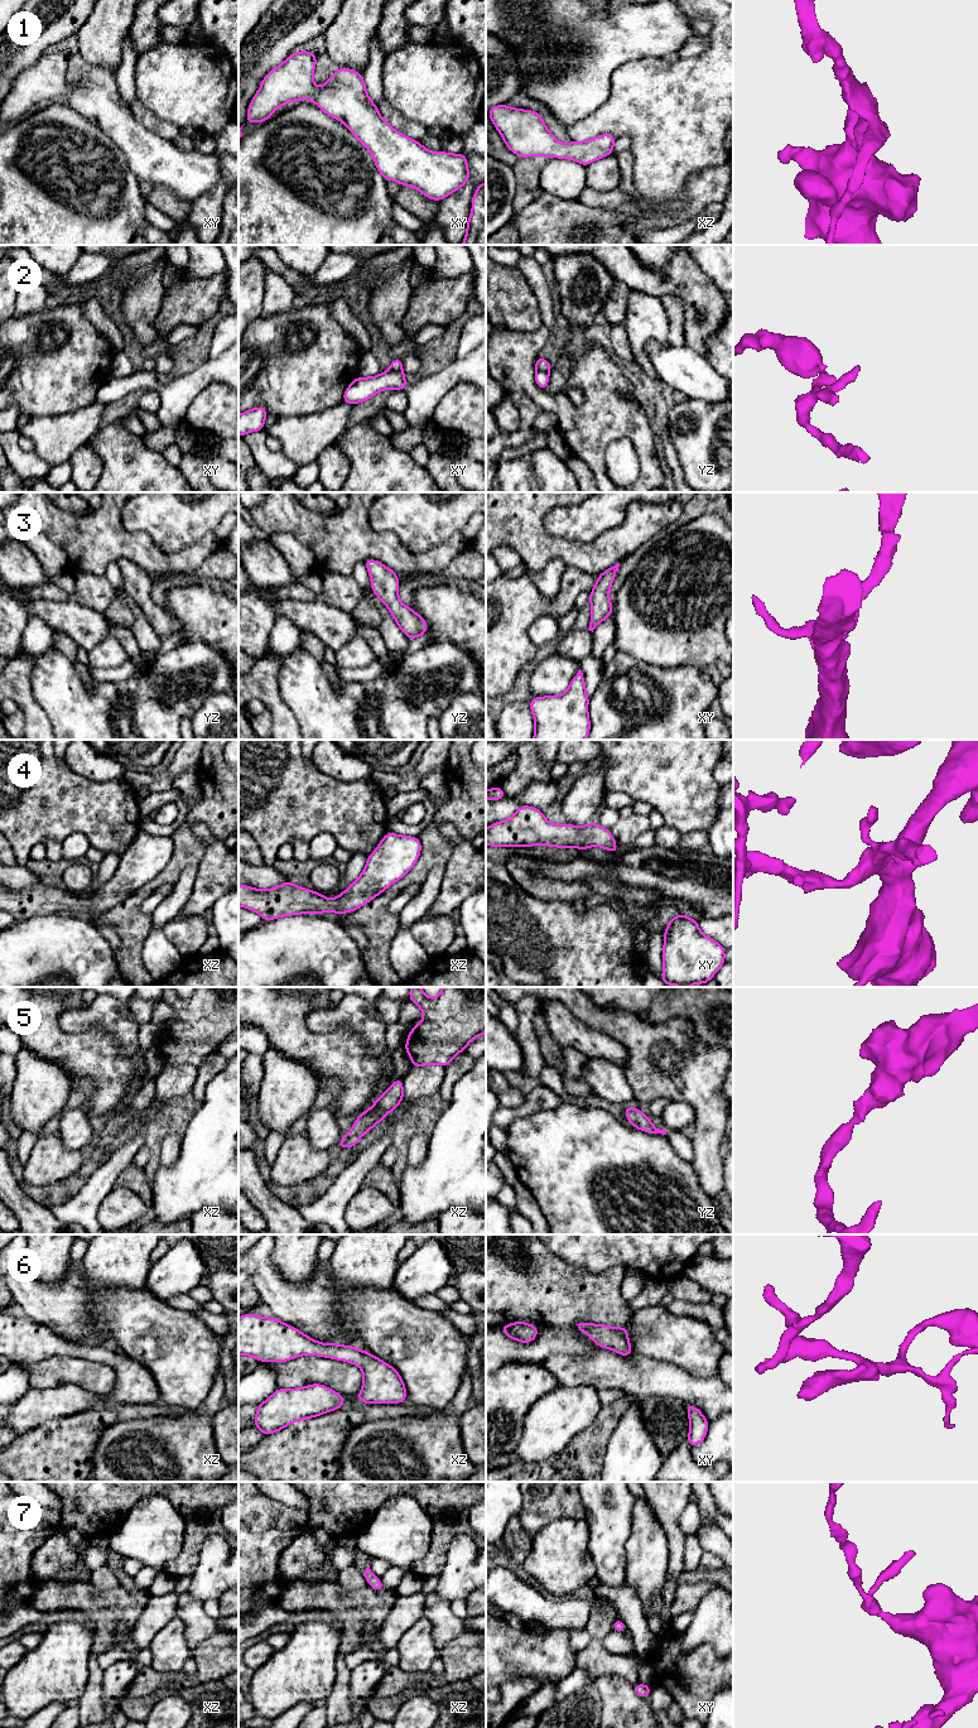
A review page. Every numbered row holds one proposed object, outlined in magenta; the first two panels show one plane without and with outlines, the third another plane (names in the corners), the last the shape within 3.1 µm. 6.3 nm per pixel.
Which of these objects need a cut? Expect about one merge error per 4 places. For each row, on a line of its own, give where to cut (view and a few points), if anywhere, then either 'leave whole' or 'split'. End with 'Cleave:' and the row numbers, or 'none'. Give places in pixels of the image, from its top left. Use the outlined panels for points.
1: no cut | leave whole
2: xy (391, 369), (401, 370) | split
3: no cut | leave whole
4: no cut | leave whole
5: no cut | leave whole
6: no cut | leave whole
7: no cut | leave whole
Cleave: 2

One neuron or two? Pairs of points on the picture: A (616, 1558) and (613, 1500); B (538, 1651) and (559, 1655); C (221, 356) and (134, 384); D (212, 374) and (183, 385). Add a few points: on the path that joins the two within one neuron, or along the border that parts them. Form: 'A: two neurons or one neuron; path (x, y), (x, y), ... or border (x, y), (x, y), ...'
A: one neuron; path (613, 1544), (613, 1514)
B: one neuron; path (543, 1655), (554, 1655)
C: one neuron; path (200, 378), (186, 388), (159, 388), (155, 385)
D: one neuron; path (205, 375), (191, 385)

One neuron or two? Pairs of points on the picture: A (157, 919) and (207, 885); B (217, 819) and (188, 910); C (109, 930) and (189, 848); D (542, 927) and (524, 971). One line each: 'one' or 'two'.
A: two
B: two
C: two
D: one

